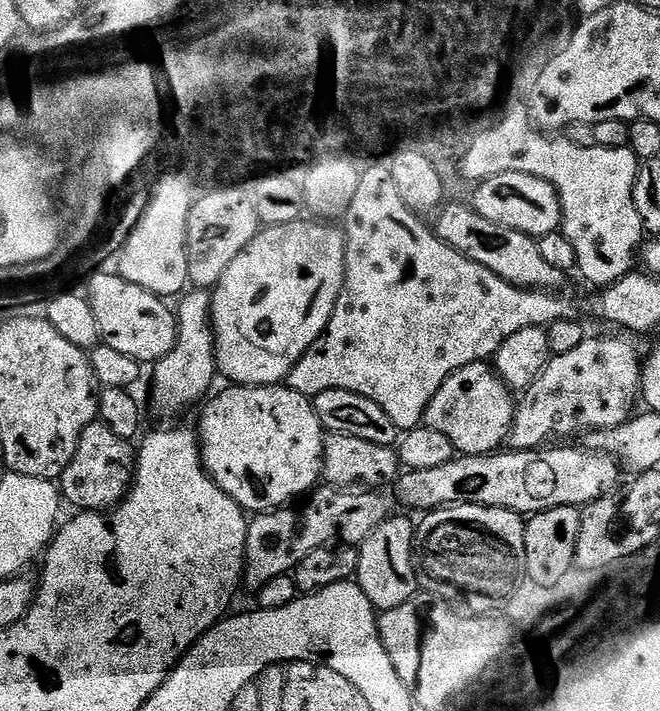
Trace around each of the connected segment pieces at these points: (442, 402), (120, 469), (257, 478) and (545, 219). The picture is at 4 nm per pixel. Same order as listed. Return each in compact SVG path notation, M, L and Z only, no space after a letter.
M491 363L471 364L446 378L426 406L423 427L446 434L457 453L465 456L491 456L505 447L516 417L517 401Z
M97 418L93 424L86 426L78 438L78 450L60 476L58 487L63 499L68 500L76 510L86 512L106 512L117 505L128 494L136 474L137 449L129 441L118 438L110 426Z
M228 386L225 392L218 392L203 405L204 417L198 427L200 455L204 457L204 468L213 482L234 498L245 513L279 510L292 502L295 496L303 497L321 483L326 430L320 424L315 403L309 397L287 386Z
M507 172L479 181L477 188L480 189L476 192L474 211L486 218L486 222L494 222L498 226L506 226L510 230L537 238L560 231L560 196L550 182L530 174Z

